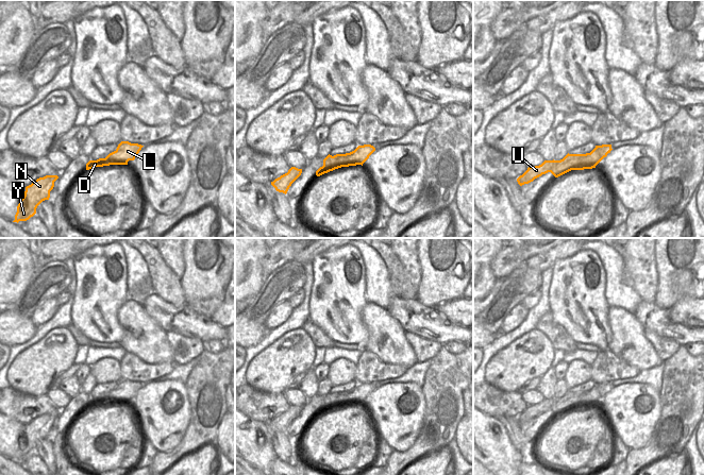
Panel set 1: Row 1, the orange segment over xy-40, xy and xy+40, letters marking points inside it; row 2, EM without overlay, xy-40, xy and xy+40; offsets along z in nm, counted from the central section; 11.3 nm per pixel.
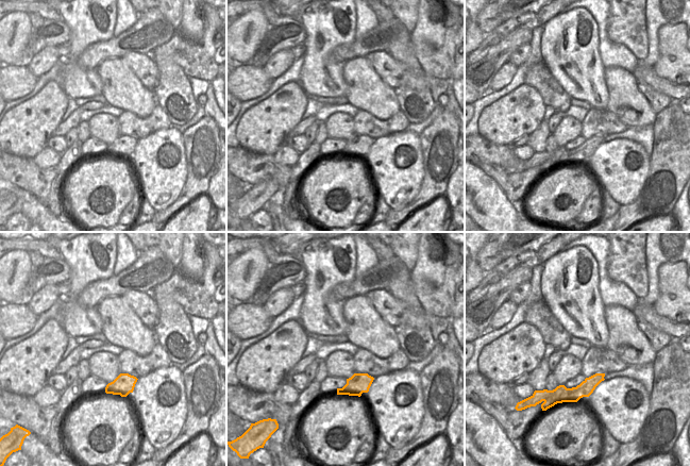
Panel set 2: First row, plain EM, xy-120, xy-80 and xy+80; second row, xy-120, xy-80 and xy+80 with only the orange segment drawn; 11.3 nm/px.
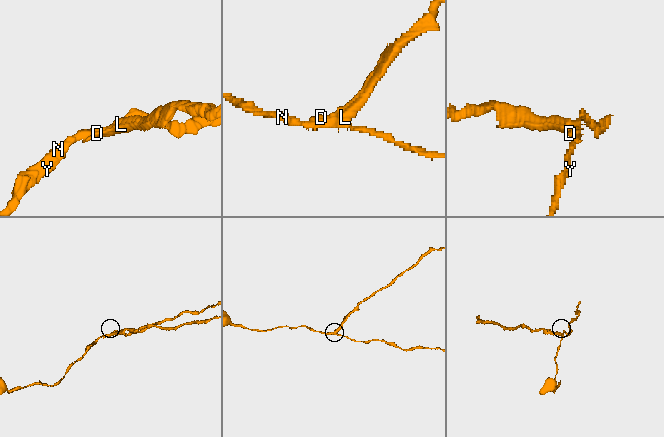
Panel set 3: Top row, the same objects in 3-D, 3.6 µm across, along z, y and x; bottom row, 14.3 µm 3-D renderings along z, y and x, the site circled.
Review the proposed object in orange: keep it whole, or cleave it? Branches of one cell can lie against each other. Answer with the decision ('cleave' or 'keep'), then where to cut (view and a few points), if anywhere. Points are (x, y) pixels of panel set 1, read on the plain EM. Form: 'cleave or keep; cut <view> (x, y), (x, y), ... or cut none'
cleave; cut xy+40 (600, 399), (582, 399), (576, 401), (572, 407)

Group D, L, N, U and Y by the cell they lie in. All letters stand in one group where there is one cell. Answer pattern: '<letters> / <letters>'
D L / N U Y

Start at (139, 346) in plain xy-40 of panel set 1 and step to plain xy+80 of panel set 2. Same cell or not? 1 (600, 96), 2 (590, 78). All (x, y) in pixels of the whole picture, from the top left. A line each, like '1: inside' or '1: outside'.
1: outside
2: outside

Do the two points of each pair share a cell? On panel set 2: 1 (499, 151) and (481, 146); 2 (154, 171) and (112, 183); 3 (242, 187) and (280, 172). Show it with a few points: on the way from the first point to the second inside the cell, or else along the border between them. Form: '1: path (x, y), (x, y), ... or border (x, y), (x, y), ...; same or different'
1: path (494, 151), (485, 150); same
2: border (127, 161), (138, 187); different
3: border (237, 177), (250, 185); different

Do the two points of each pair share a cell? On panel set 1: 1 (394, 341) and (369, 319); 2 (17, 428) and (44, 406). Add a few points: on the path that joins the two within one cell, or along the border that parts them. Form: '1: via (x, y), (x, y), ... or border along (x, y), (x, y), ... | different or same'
1: via (388, 335), (375, 322) | same
2: border along (11, 418), (24, 425) | different

